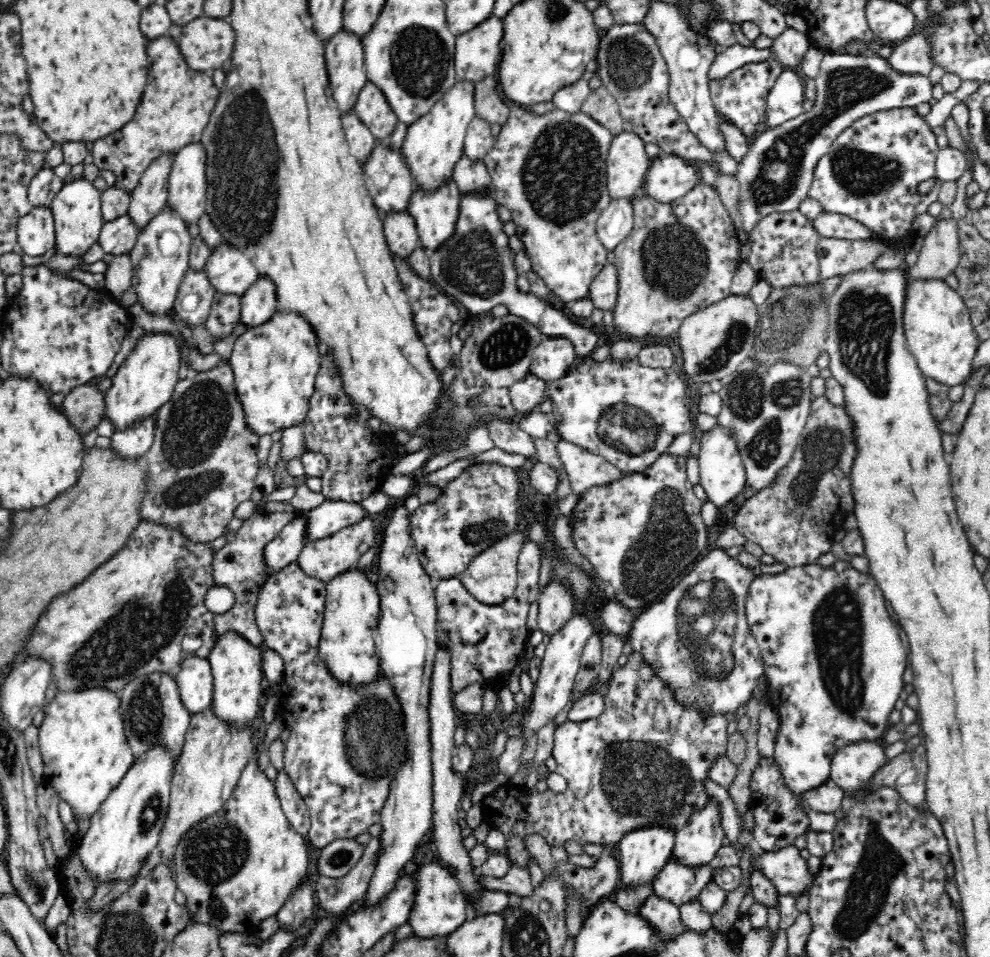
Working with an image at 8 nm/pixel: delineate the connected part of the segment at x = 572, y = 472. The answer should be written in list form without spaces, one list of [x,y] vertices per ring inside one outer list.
[[[560,440],[558,454],[568,473],[571,490],[578,496],[601,486],[622,481],[628,475],[604,457],[592,454],[575,444]]]

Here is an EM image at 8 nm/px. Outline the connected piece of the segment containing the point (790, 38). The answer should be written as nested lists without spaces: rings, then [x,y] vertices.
[[[787,26],[771,47],[775,57],[785,68],[797,68],[810,48],[806,34]]]

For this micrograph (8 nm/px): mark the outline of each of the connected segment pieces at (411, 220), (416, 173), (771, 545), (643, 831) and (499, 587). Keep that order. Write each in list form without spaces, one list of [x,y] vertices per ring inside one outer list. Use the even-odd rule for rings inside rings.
[[[410,211],[389,213],[383,221],[386,242],[392,253],[408,257],[419,245],[420,235],[416,219]]]
[[[457,80],[424,116],[409,125],[402,150],[415,186],[433,189],[446,177],[452,177],[455,162],[463,154],[466,129],[476,116],[474,87],[475,82],[472,80]]]
[[[826,395],[817,396],[788,464],[777,472],[776,480],[742,504],[734,527],[786,567],[815,564],[820,556],[830,553],[833,536],[845,531],[844,521],[856,509],[852,468],[858,445],[854,430],[846,403],[839,405]]]
[[[648,823],[635,829],[630,829],[621,836],[617,847],[620,849],[619,871],[621,880],[628,885],[652,881],[655,874],[666,864],[673,855],[676,829],[662,823]]]
[[[524,527],[504,536],[500,543],[494,544],[485,552],[471,561],[458,577],[462,579],[464,586],[478,599],[486,604],[500,604],[511,597],[518,586],[518,560],[525,545],[529,542],[527,529]]]

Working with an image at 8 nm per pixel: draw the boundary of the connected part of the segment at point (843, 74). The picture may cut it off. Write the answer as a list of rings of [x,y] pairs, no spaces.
[[[828,53],[822,61],[818,77],[815,79],[817,91],[813,107],[796,118],[768,127],[758,139],[750,143],[748,155],[742,162],[738,162],[738,176],[736,176],[739,183],[738,210],[746,230],[750,230],[757,220],[771,212],[794,212],[799,208],[800,202],[809,197],[808,192],[814,180],[817,163],[828,155],[834,140],[855,120],[873,112],[915,107],[922,102],[932,100],[933,84],[928,77],[900,75],[892,71],[887,59]]]

